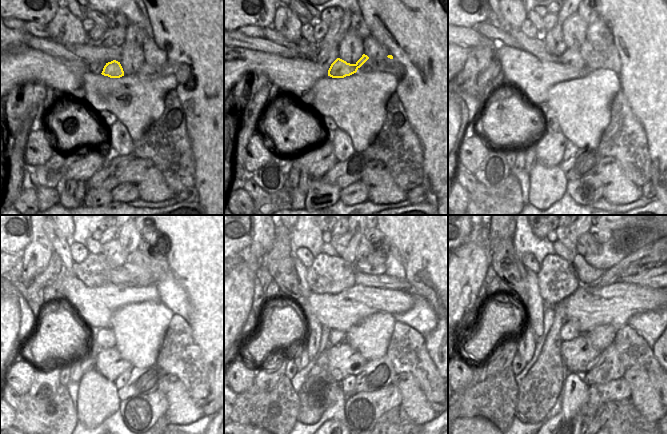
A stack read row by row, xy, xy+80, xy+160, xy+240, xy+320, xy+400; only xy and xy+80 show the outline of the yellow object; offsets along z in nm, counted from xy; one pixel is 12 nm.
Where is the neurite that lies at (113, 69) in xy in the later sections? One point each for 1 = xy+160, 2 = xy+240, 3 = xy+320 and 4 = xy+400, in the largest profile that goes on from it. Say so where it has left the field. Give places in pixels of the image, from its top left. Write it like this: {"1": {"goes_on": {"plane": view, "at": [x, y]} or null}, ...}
{"1": {"goes_on": {"plane": "xy+160", "at": [567, 59]}}, "2": {"goes_on": {"plane": "xy+240", "at": [159, 267]}}, "3": {"goes_on": {"plane": "xy+320", "at": [380, 259]}}, "4": {"goes_on": {"plane": "xy+400", "at": [623, 242]}}}

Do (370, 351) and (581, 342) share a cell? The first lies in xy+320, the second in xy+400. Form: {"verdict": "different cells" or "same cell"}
{"verdict": "different cells"}

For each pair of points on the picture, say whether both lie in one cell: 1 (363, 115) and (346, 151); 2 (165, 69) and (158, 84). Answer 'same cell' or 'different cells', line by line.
1: different cells
2: different cells

